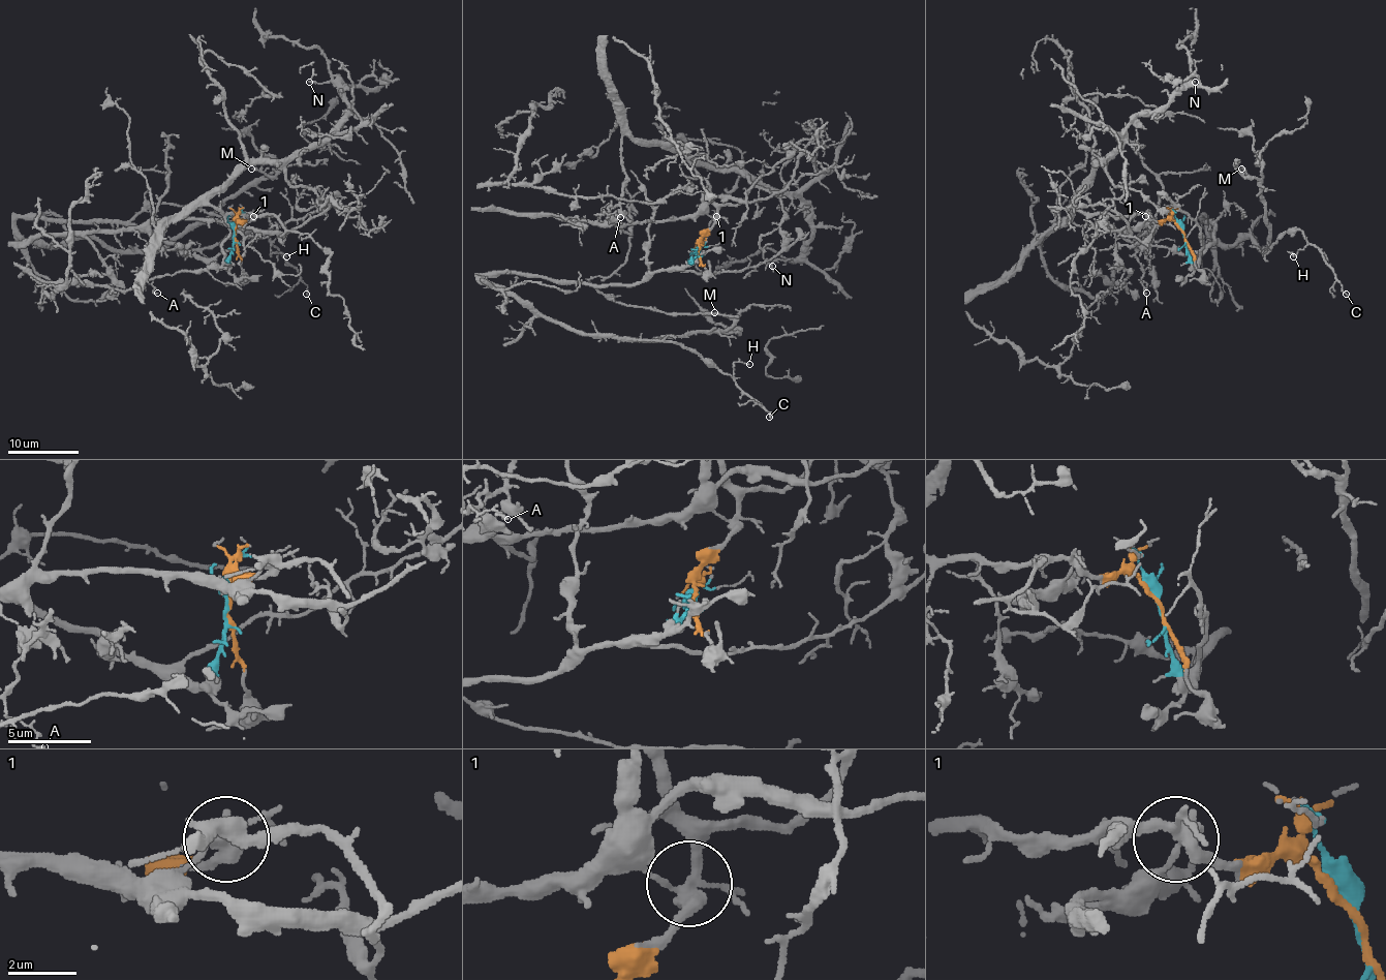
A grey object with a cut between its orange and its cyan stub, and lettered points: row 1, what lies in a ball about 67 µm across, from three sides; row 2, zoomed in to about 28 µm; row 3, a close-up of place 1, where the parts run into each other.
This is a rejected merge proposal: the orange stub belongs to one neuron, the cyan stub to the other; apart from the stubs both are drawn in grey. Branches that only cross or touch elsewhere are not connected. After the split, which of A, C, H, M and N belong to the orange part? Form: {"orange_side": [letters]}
{"orange_side": ["A", "N"]}

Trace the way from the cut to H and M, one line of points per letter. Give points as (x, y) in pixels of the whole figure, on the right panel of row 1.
H: (1182, 234), (1195, 266), (1214, 228), (1202, 218), (1214, 241), (1250, 238), (1262, 250), (1301, 231), (1294, 256)
M: (1182, 234), (1195, 266), (1214, 228), (1202, 218), (1214, 241), (1250, 238), (1265, 250), (1259, 179), (1240, 169)

